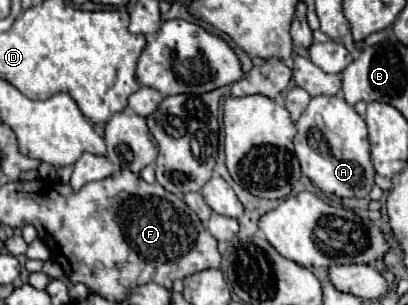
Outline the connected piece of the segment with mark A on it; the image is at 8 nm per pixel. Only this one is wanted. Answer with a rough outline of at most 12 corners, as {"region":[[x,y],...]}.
{"region":[[315,96],[295,122],[301,172],[325,194],[367,198],[365,120]]}

